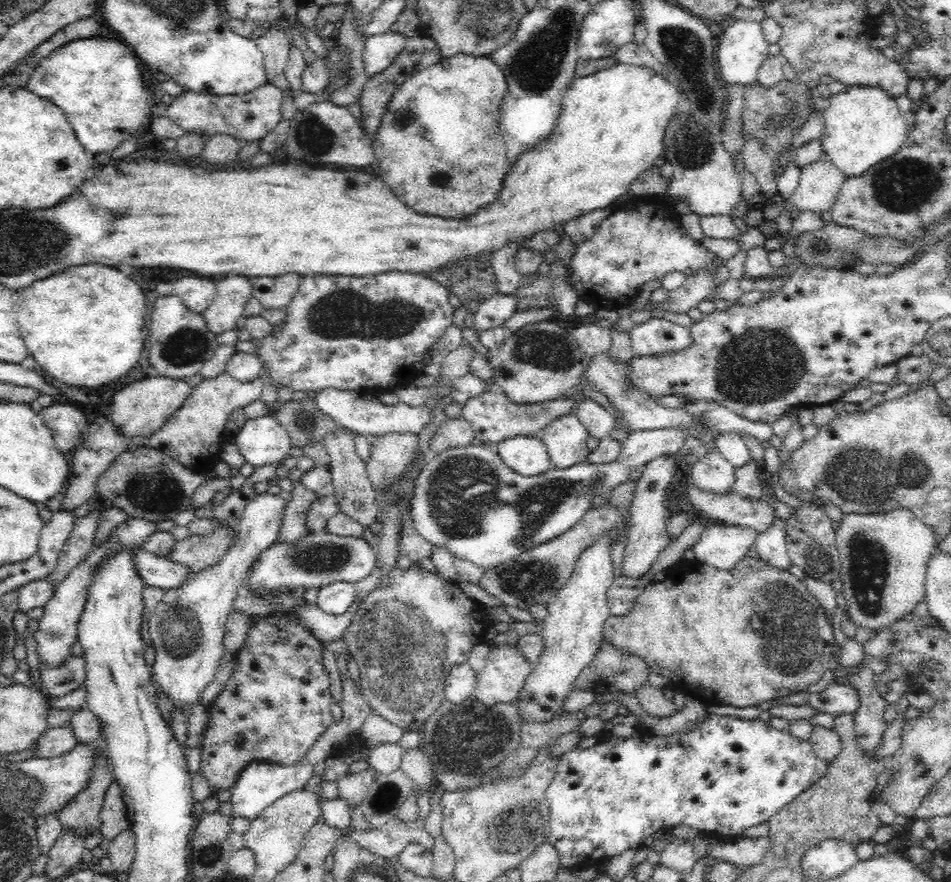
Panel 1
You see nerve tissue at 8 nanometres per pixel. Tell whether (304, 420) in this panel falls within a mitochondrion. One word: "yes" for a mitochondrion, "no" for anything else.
yes

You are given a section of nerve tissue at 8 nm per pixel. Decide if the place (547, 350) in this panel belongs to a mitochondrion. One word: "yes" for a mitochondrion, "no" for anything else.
yes

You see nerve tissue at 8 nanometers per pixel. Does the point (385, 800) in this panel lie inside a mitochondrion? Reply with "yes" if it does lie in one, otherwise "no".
yes

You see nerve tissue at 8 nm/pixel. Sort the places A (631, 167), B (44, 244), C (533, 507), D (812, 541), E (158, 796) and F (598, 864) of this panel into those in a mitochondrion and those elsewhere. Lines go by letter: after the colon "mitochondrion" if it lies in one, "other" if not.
A: other
B: mitochondrion
C: mitochondrion
D: mitochondrion
E: other
F: other

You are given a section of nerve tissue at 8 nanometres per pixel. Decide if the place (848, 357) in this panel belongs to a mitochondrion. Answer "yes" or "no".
no

